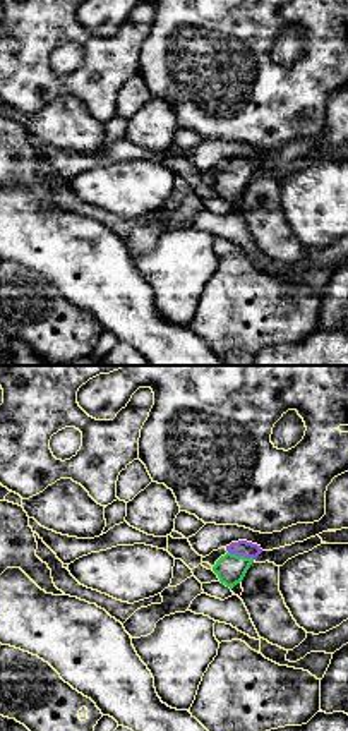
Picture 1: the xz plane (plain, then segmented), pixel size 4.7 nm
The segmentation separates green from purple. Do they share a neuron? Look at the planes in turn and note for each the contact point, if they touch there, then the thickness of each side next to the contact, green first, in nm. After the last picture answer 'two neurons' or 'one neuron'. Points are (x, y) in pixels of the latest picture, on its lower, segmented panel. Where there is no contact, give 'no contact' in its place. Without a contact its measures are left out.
meets green at (240, 556); 140 nm thick on the green side, 80 nm on the other

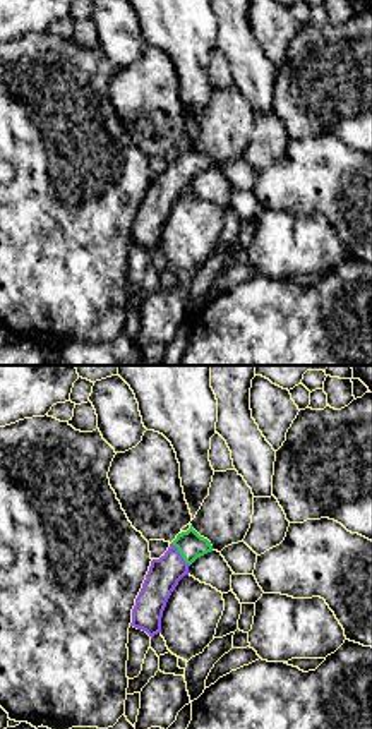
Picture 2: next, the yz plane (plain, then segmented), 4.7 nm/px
meets green at (180, 554); 130 nm thick on the green side, 150 nm on the other

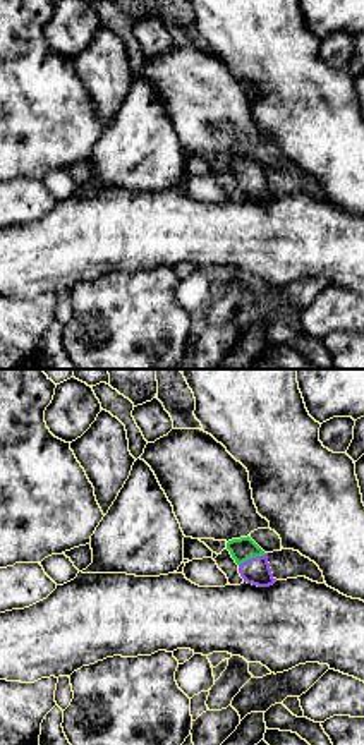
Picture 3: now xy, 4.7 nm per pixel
meets green at (253, 557); 110 nm thick on the green side, 130 nm on the other

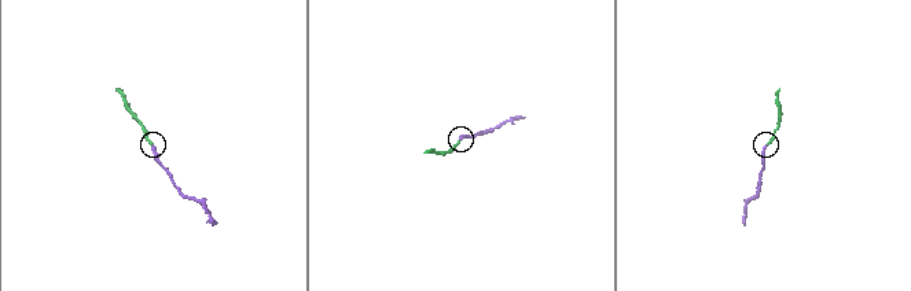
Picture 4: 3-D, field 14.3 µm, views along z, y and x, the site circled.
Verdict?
one neuron

